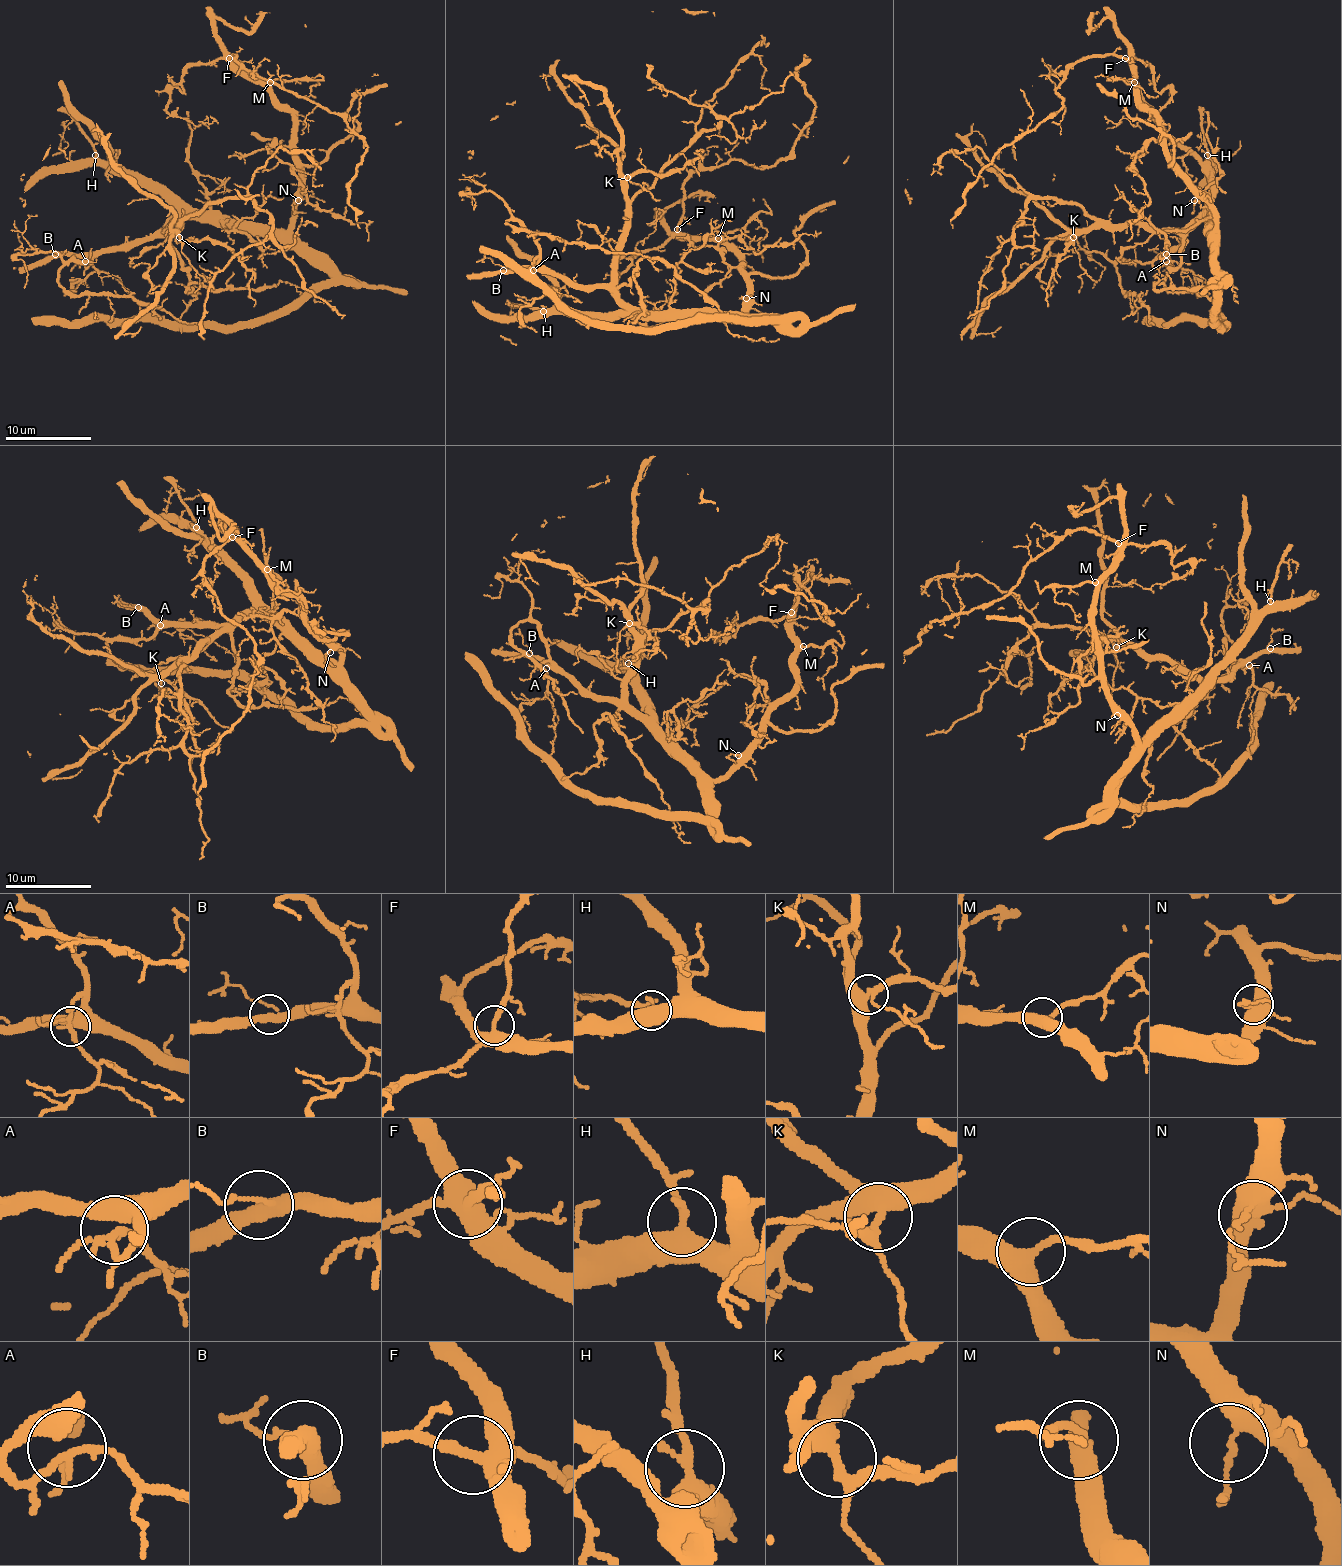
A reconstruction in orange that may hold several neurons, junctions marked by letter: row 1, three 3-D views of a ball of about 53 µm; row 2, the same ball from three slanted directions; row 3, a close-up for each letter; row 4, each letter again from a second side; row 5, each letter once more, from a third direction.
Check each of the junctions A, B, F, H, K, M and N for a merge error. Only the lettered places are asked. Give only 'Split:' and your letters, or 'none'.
Split: none

